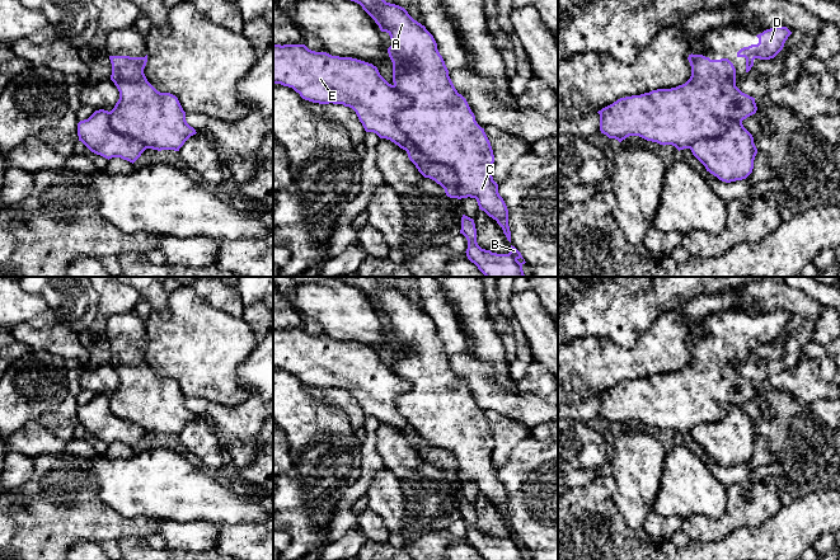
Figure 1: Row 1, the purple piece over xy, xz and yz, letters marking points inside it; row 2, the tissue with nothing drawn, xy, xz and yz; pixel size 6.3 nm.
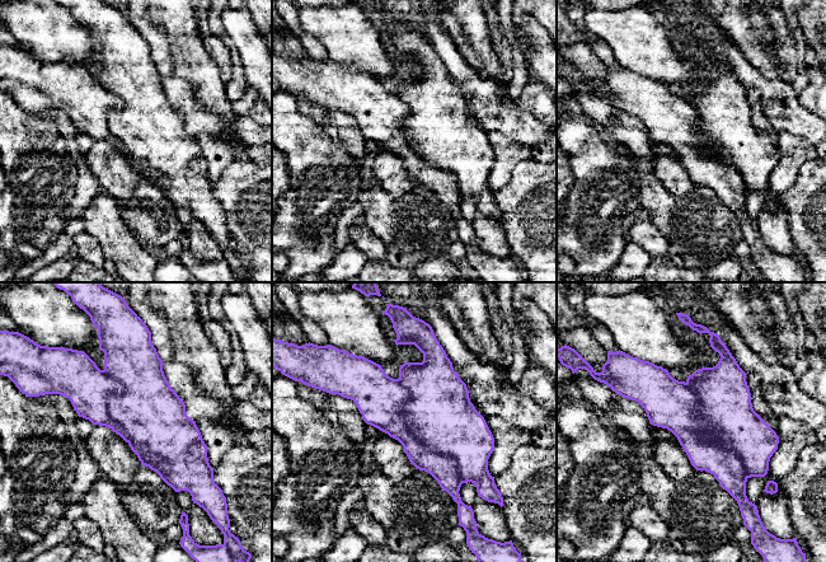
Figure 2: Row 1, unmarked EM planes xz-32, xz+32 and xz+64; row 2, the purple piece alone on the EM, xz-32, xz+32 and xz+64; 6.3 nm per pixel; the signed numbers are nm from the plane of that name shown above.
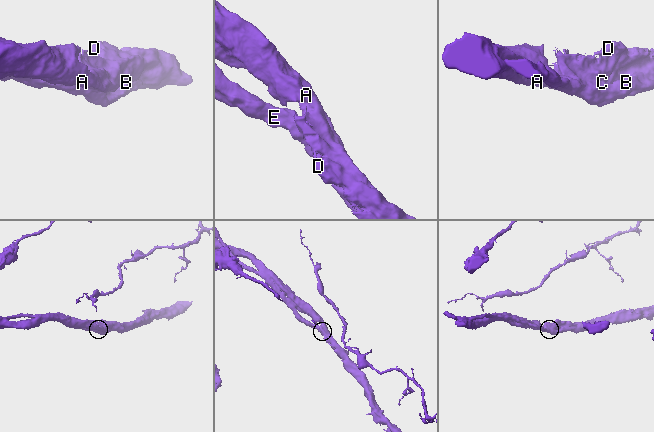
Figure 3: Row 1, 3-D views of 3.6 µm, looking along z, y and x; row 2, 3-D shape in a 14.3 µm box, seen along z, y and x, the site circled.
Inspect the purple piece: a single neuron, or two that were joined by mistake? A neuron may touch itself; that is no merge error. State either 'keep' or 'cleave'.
keep

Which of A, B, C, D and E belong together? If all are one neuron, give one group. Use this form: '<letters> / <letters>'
A B C D E

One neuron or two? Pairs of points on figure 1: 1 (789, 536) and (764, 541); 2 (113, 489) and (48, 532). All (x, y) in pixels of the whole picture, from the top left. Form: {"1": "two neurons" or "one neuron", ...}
{"1": "one neuron", "2": "two neurons"}

